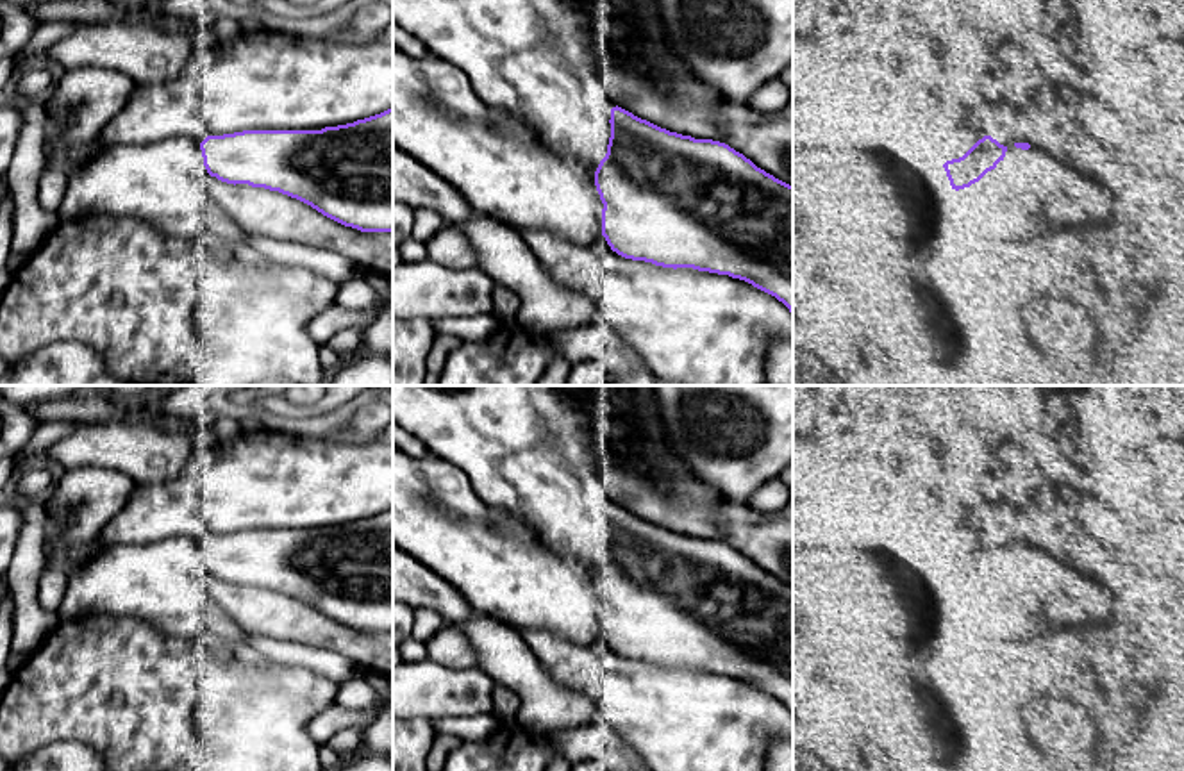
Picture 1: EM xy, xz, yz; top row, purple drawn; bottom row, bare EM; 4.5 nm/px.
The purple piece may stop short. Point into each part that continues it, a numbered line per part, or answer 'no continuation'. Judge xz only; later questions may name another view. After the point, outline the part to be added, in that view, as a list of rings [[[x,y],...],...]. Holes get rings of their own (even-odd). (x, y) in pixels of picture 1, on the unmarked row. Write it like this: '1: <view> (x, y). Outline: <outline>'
1: xz (499, 564). Outline: [[[393,446],[393,544],[450,582],[477,616],[520,632],[555,632],[580,646],[602,637],[600,605],[584,569],[545,546],[525,521],[482,502],[468,475],[436,455],[411,457]]]

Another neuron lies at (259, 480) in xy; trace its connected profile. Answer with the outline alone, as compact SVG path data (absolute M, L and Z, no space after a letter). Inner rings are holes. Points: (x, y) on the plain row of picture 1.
M277 430L239 432L220 444L220 453L193 452L184 471L171 480L138 484L129 503L104 526L100 544L148 544L171 537L202 543L207 535L243 530L321 530L393 509L393 444L350 444L343 437L305 437Z

